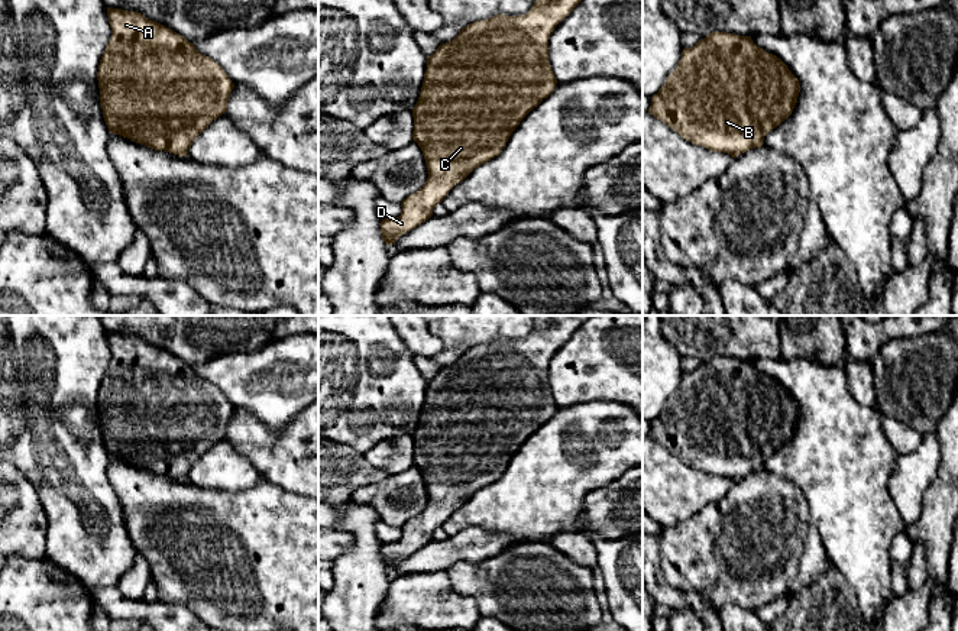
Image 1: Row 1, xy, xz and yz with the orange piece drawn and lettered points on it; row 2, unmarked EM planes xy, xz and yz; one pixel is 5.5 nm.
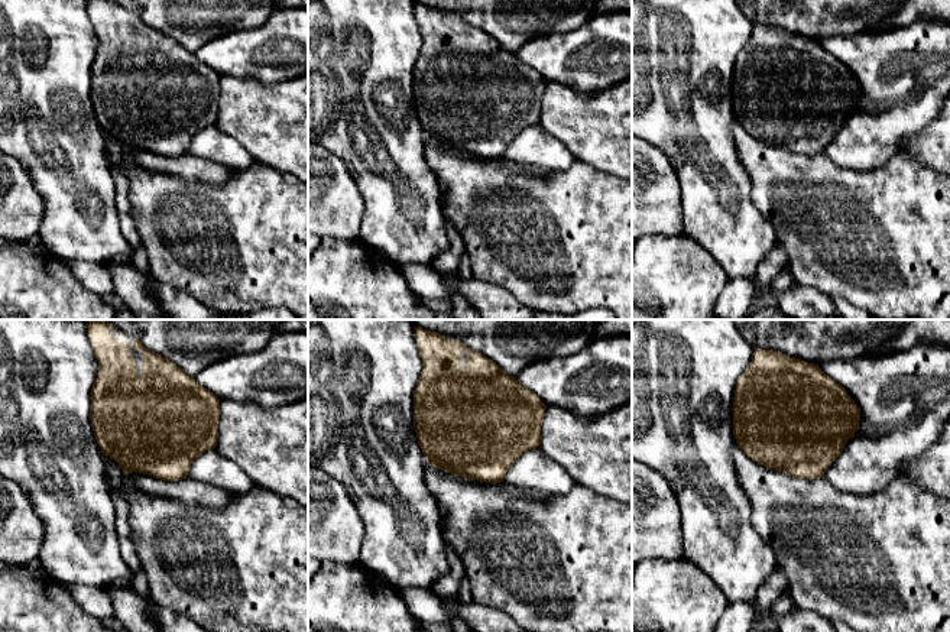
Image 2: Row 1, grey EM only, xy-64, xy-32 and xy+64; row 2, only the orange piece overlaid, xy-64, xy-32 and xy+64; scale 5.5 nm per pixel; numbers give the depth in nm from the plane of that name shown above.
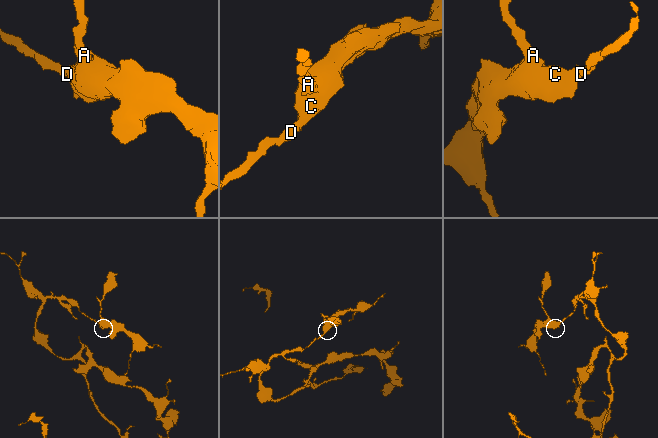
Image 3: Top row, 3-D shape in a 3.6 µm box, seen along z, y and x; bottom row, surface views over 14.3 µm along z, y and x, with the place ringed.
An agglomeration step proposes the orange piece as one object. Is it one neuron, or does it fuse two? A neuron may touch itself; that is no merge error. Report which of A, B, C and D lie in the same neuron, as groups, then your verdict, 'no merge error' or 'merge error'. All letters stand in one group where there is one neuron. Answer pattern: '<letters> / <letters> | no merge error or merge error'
A B C D | no merge error

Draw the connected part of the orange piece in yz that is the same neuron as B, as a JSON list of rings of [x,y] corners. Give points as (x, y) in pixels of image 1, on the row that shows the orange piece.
[[[712,32],[693,48],[683,49],[676,69],[671,71],[658,93],[651,97],[648,113],[683,139],[735,158],[750,149],[763,148],[764,136],[792,114],[799,93],[800,82],[787,65],[776,55],[757,46],[751,36]]]

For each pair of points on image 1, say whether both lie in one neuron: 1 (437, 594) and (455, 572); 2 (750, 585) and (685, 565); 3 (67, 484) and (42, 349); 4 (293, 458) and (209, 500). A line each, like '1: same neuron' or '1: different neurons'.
1: different neurons
2: same neuron
3: same neuron
4: different neurons

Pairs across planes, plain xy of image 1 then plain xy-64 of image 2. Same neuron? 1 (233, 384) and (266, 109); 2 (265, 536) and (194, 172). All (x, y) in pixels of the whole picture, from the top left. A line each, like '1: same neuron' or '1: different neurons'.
1: different neurons
2: different neurons

